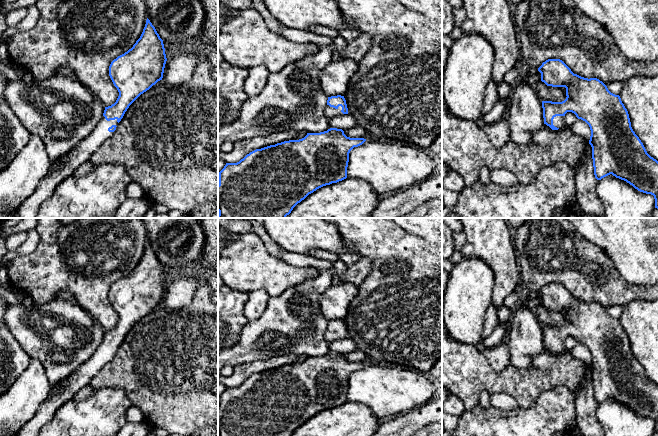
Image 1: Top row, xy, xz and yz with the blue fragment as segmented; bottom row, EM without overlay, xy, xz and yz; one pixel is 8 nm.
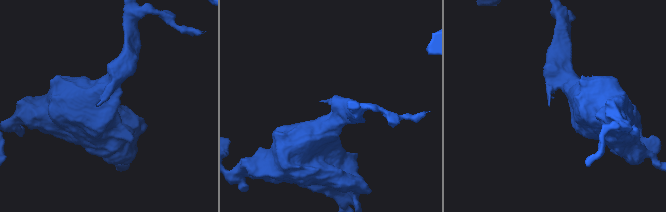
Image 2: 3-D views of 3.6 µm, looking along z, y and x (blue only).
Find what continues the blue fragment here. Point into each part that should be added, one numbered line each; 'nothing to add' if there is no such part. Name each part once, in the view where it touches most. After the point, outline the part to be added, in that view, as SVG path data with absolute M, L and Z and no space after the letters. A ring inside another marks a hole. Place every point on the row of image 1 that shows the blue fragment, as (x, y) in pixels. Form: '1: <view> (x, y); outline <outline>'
1: yz (558, 121); outline M556 116L556 117L554 117L553 125L555 127L559 128L559 129L563 129L564 127L566 127L564 116Z

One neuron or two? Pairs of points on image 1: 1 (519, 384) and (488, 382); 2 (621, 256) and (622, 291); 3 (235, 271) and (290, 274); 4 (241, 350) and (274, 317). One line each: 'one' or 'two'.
1: one
2: two
3: one
4: one

